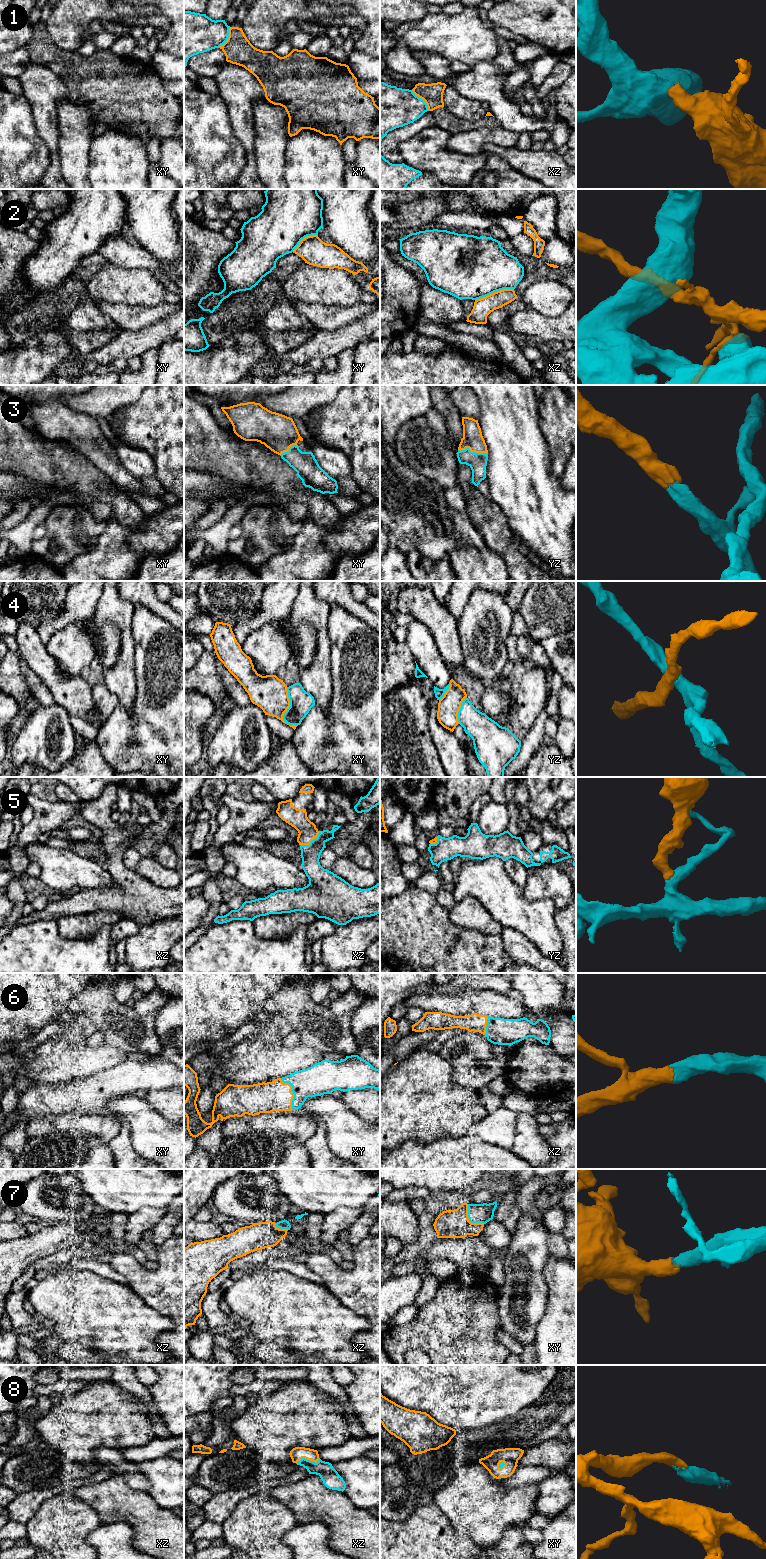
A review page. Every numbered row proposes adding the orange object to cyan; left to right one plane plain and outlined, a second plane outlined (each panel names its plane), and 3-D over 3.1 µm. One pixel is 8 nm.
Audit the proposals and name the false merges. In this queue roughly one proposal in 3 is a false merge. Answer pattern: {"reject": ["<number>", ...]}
{"reject": ["1", "4"]}

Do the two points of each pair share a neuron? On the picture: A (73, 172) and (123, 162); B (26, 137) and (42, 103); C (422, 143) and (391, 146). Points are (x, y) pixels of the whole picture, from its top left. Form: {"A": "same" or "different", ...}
{"A": "different", "B": "different", "C": "different"}

